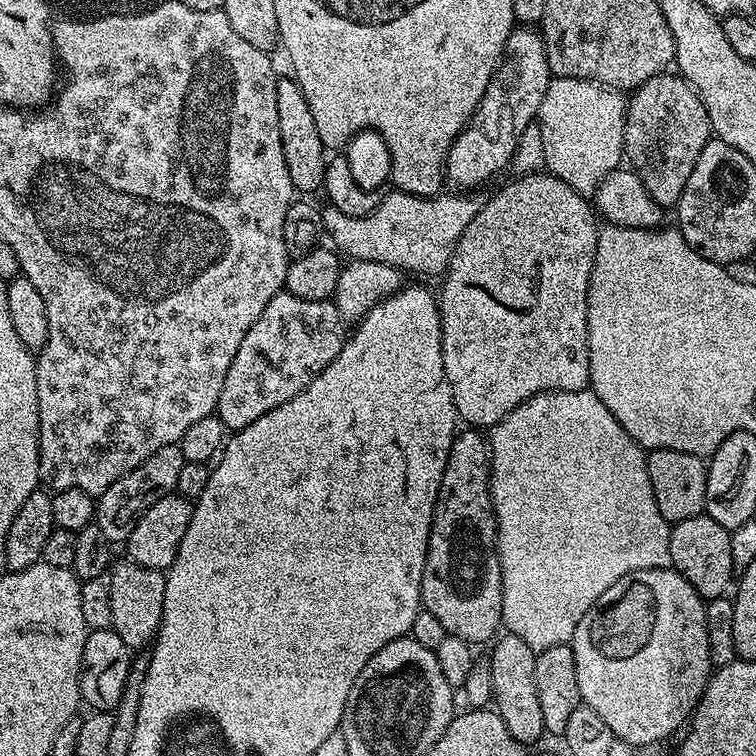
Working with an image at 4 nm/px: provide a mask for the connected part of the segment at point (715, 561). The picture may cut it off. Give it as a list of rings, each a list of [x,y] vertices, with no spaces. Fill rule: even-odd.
[[[706,514],[686,518],[682,522],[671,525],[671,530],[672,567],[682,574],[682,578],[686,578],[686,582],[690,582],[690,586],[694,586],[694,590],[698,590],[698,594],[703,596],[705,601],[725,595],[734,580],[734,569],[730,558],[731,531],[718,526],[718,522],[714,522],[714,518]],[[728,583],[730,583],[729,588]]]

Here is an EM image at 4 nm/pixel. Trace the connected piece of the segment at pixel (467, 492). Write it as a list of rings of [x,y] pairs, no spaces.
[[[480,430],[457,431],[450,446],[450,458],[446,458],[446,470],[442,470],[442,486],[438,490],[422,574],[420,602],[423,611],[434,614],[434,618],[442,622],[449,636],[462,638],[473,646],[487,645],[502,628],[502,574],[500,556],[496,553],[496,508],[492,505],[491,481],[492,450],[488,447],[488,436]]]

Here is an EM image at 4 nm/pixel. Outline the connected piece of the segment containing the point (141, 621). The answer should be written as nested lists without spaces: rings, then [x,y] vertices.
[[[127,558],[121,560],[121,564],[120,561],[113,563],[106,576],[106,583],[110,590],[111,629],[118,634],[118,638],[122,638],[122,642],[126,642],[129,650],[144,650],[155,641],[156,631],[160,629],[164,599],[166,598],[166,576],[161,569],[143,568]]]

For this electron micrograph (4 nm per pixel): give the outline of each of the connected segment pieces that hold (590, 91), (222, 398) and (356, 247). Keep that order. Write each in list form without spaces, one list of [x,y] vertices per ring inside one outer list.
[[[555,77],[542,98],[538,123],[541,126],[544,168],[566,186],[595,189],[598,181],[621,167],[624,155],[624,123],[628,100],[623,91],[605,88],[593,80]]]
[[[283,290],[274,294],[266,310],[258,314],[258,322],[246,330],[246,338],[242,338],[242,346],[238,346],[238,354],[234,354],[230,370],[226,370],[226,382],[222,382],[214,413],[225,429],[250,426],[262,414],[270,414],[282,402],[302,394],[344,349],[346,331],[340,316],[341,309],[332,300],[310,302]]]
[[[392,190],[381,197],[380,204],[370,215],[357,217],[342,214],[328,204],[321,209],[324,230],[333,241],[330,242],[343,255],[348,254],[349,259],[370,260],[394,266],[408,274],[416,272],[439,277],[447,271],[457,242],[483,204],[476,194],[451,194],[427,197]]]

